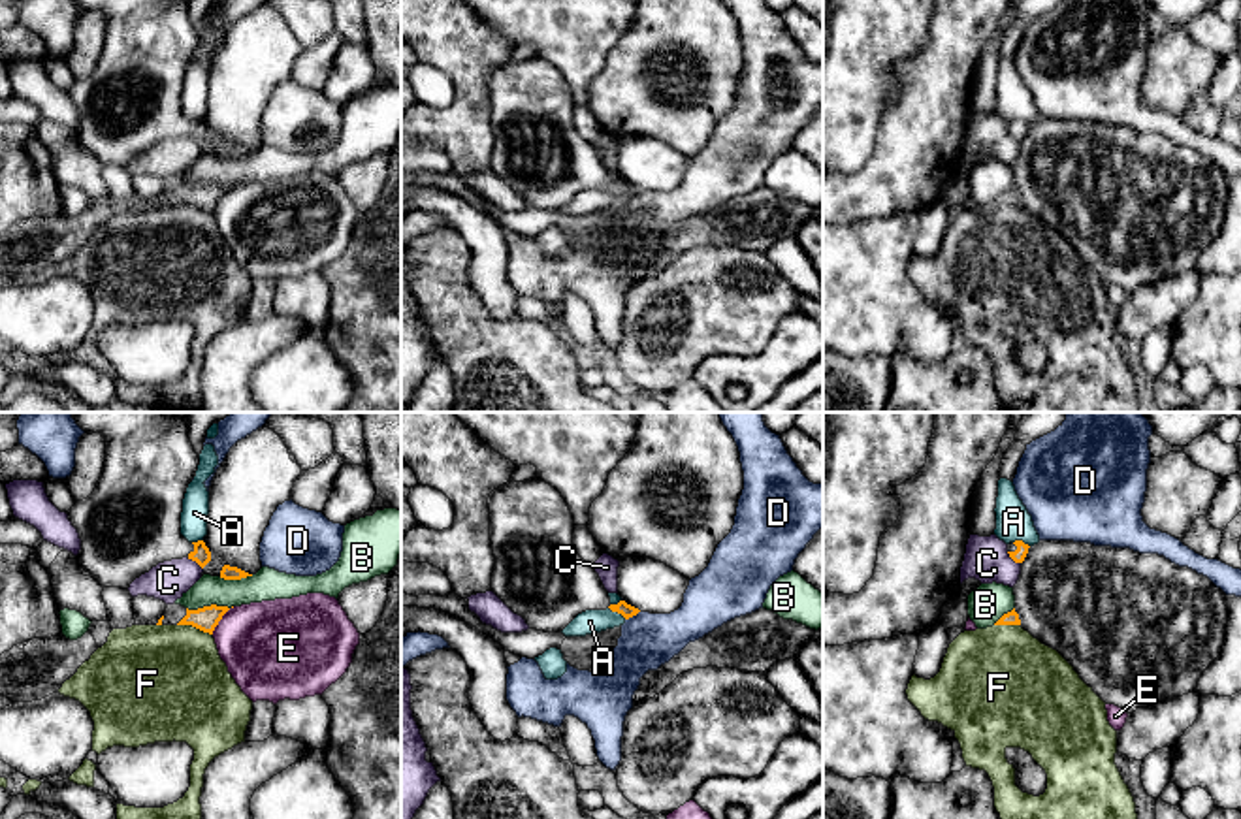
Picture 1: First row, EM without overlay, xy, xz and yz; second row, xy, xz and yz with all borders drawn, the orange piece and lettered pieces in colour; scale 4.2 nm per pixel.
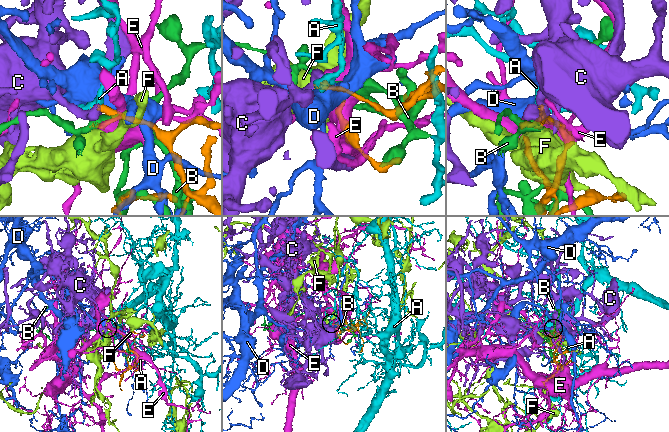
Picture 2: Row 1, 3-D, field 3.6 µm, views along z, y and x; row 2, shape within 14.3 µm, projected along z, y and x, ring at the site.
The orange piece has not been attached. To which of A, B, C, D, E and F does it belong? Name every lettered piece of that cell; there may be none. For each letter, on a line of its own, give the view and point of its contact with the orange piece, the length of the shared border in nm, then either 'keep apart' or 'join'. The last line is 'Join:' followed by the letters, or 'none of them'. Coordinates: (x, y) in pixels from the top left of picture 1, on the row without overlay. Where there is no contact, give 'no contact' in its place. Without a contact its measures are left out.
A: meets orange in xz at (616, 189); contact 100 nm long; keep apart
B: meets orange in xy at (211, 183); contact 200 nm long; keep apart
C: meets orange in xy at (194, 138); contact 90 nm long; keep apart
D: meets orange in xz at (631, 194); contact 80 nm long; keep apart
E: meets orange in xy at (221, 196); contact 160 nm long; keep apart
F: meets orange in xy at (194, 204); contact 160 nm long; keep apart
Join: none of them

